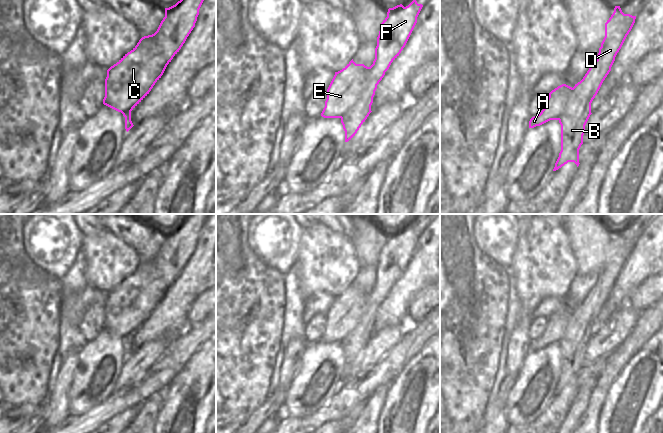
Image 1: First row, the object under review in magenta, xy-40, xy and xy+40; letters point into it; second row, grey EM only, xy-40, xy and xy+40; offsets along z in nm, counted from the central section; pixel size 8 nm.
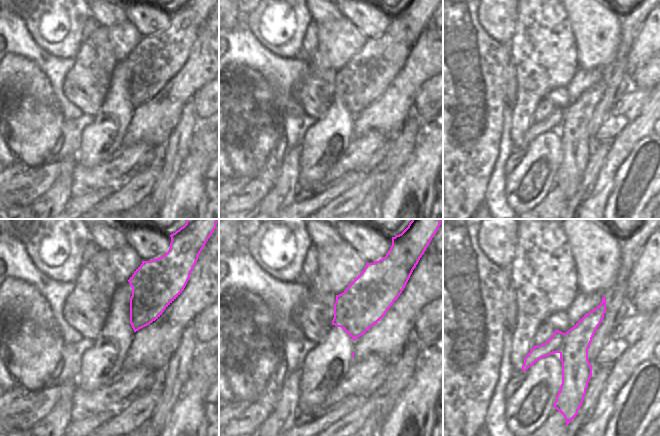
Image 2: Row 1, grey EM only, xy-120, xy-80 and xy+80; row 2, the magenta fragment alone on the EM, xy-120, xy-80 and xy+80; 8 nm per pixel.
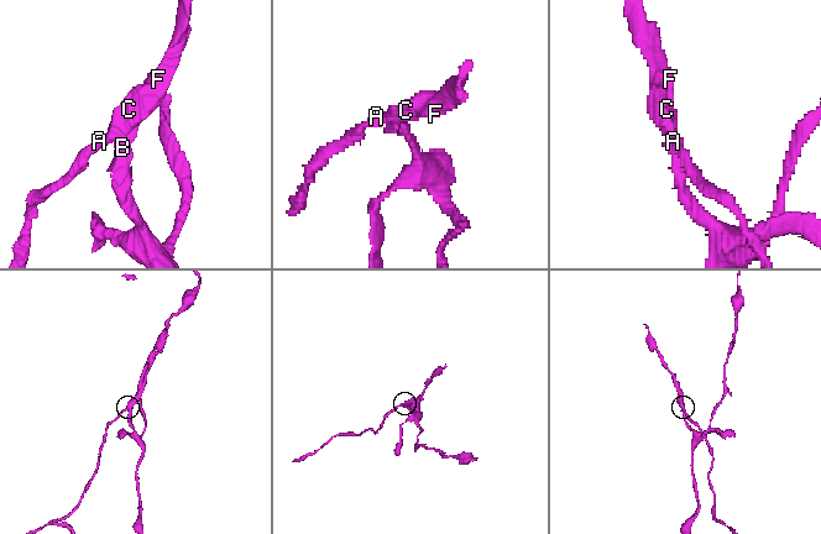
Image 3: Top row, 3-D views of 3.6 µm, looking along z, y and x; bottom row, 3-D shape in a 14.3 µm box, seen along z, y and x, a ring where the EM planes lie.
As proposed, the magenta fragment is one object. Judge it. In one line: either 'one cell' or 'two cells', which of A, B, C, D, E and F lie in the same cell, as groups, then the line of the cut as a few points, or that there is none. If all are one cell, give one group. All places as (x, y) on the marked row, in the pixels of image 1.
two cells | A C D E F / B | xy (369, 67), (369, 76), (358, 100), (341, 118)

